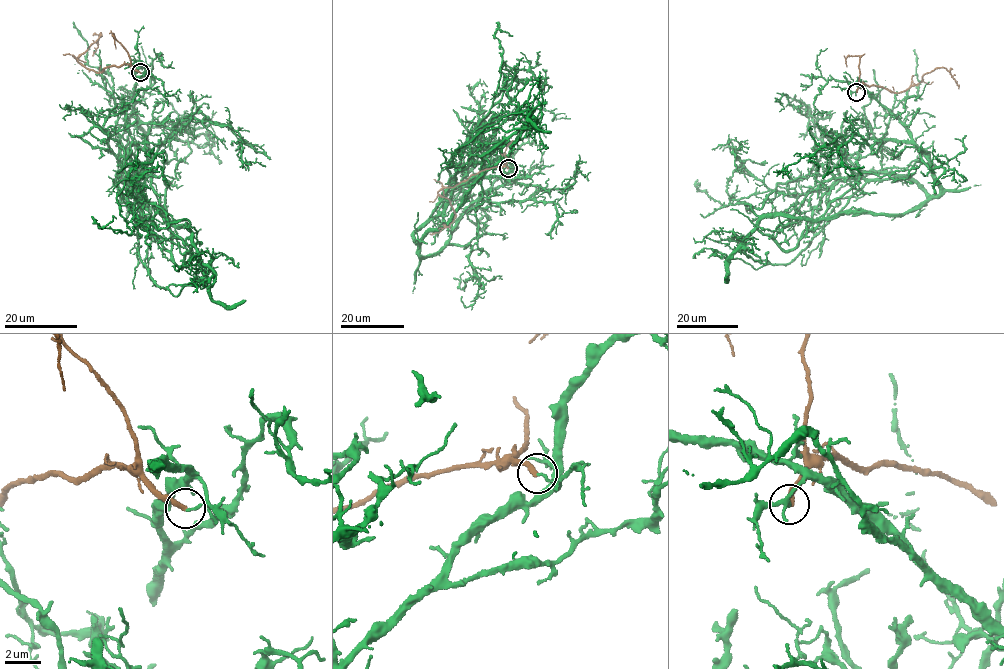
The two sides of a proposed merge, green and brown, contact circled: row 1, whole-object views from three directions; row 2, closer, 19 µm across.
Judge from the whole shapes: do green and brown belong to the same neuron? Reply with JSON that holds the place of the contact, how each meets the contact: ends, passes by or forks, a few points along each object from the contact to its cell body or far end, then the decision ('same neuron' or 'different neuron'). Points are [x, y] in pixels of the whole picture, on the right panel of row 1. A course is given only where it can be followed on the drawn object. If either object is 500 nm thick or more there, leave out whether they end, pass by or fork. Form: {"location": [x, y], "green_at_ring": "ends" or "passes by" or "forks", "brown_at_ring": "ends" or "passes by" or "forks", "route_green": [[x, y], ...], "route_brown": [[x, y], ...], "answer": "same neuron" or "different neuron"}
{"location": [856, 92], "green_at_ring": "ends", "brown_at_ring": "ends", "route_green": [[856, 92], [874, 97], [911, 140], [877, 143], [881, 171], [790, 196], [739, 167], [727, 205], [698, 185]], "route_brown": [[856, 92], [865, 83], [901, 92], [921, 81], [924, 74], [943, 67], [958, 88]], "answer": "different neuron"}

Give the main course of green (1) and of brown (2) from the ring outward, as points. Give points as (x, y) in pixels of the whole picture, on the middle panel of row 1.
1: (508, 168), (458, 221), (470, 203), (442, 192), (448, 162), (501, 97), (495, 31), (513, 36)
2: (508, 168), (484, 169), (440, 189), (438, 193), (450, 201), (454, 219), (439, 232), (429, 234)

